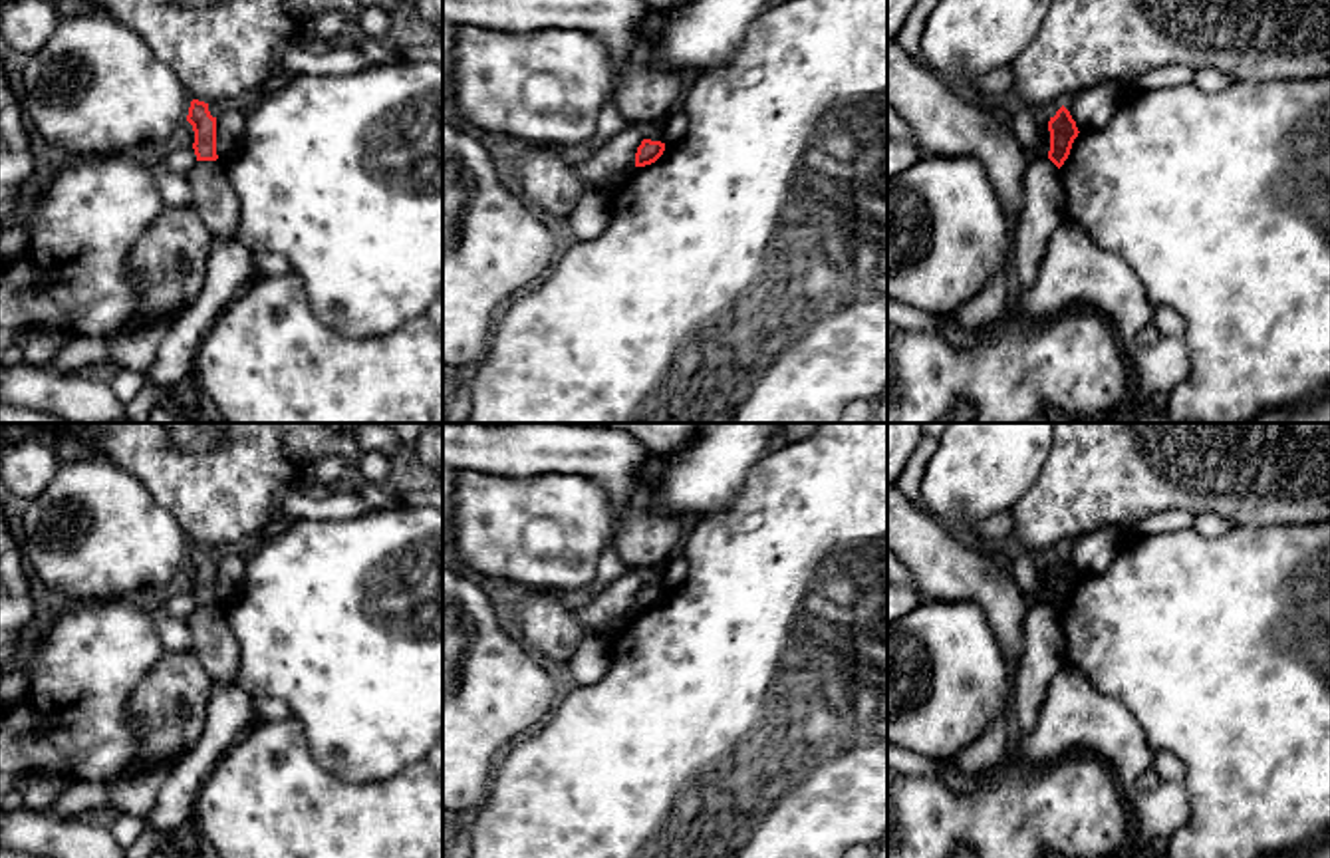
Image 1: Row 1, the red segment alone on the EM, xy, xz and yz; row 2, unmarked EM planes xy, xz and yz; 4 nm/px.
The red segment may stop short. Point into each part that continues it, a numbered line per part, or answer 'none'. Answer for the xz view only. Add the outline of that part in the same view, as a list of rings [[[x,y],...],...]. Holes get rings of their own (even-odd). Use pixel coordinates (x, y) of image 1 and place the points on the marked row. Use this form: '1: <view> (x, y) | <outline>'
none

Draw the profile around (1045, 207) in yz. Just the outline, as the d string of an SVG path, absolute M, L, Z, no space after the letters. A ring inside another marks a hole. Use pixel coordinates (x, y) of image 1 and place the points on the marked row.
M1030 157L1024 171L1024 209L1012 228L1010 274L1014 294L1032 290L1046 246L1066 218L1058 167L1048 157Z

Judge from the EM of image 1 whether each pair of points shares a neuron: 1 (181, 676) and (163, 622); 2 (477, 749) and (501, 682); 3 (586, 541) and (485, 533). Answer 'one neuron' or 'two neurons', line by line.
1: two neurons
2: one neuron
3: one neuron

